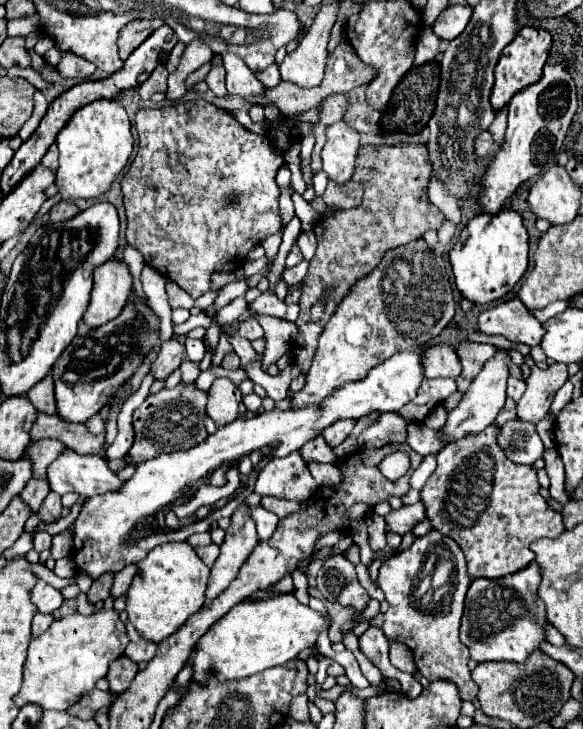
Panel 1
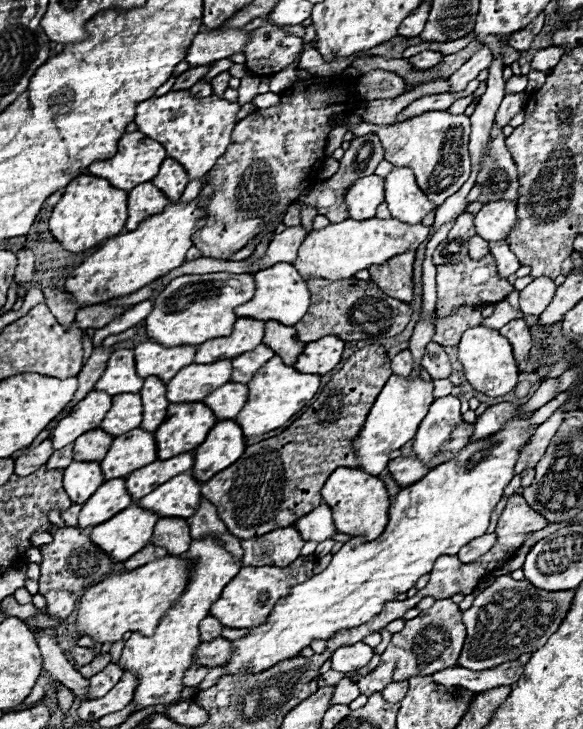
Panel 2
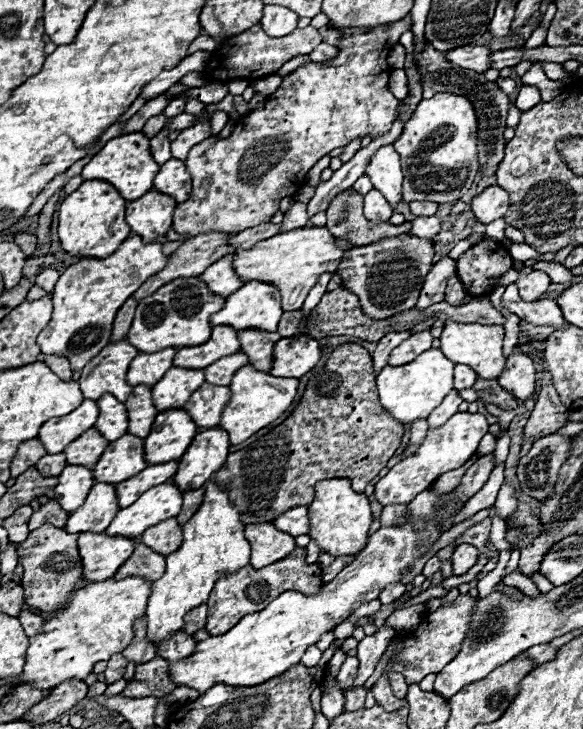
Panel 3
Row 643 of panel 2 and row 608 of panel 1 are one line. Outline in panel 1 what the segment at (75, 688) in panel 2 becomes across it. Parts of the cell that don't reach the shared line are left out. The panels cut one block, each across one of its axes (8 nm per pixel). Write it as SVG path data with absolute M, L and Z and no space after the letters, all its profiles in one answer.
M40 578L36 580L36 586L32 588L30 598L32 598L32 602L36 604L36 608L38 608L40 612L44 612L44 614L54 612L54 610L60 608L62 602L64 602L62 594L60 594L56 588L52 588L50 584L46 584L44 580L40 580Z

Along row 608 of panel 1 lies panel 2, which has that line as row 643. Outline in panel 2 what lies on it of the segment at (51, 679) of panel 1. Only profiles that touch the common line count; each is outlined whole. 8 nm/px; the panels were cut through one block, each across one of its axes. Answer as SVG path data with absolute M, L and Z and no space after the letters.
M176 556L152 560L140 566L140 570L110 574L102 582L90 586L80 598L78 616L76 616L78 638L90 636L98 644L106 644L106 642L114 644L122 640L126 632L152 636L162 614L172 606L172 600L180 598L180 594L184 592L188 584L188 574L190 574L188 562Z

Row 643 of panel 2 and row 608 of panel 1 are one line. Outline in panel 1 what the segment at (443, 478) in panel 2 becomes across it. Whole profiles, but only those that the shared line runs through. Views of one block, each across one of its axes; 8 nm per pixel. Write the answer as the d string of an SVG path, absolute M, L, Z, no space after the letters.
M282 594L274 598L266 598L260 602L246 602L246 604L236 604L222 620L218 620L198 642L194 658L190 662L194 664L194 674L192 680L206 684L206 674L214 672L218 680L232 680L232 678L246 678L256 672L262 672L266 668L282 666L290 660L294 660L302 650L314 648L320 632L326 632L330 628L330 616L322 616L320 612L312 610L310 606L304 606L296 600L294 594Z

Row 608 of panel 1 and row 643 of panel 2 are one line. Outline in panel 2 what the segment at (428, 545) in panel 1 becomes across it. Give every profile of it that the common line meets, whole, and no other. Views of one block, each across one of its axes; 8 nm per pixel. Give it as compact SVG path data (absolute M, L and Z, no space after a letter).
M450 598L436 600L436 604L428 610L422 610L420 616L406 622L404 630L394 634L388 642L388 648L382 654L380 666L372 670L372 674L364 676L358 682L358 688L362 694L372 696L374 692L380 692L390 682L402 682L410 676L432 676L434 672L446 670L456 666L456 658L460 656L462 644L466 638L466 630L462 624L462 612Z

